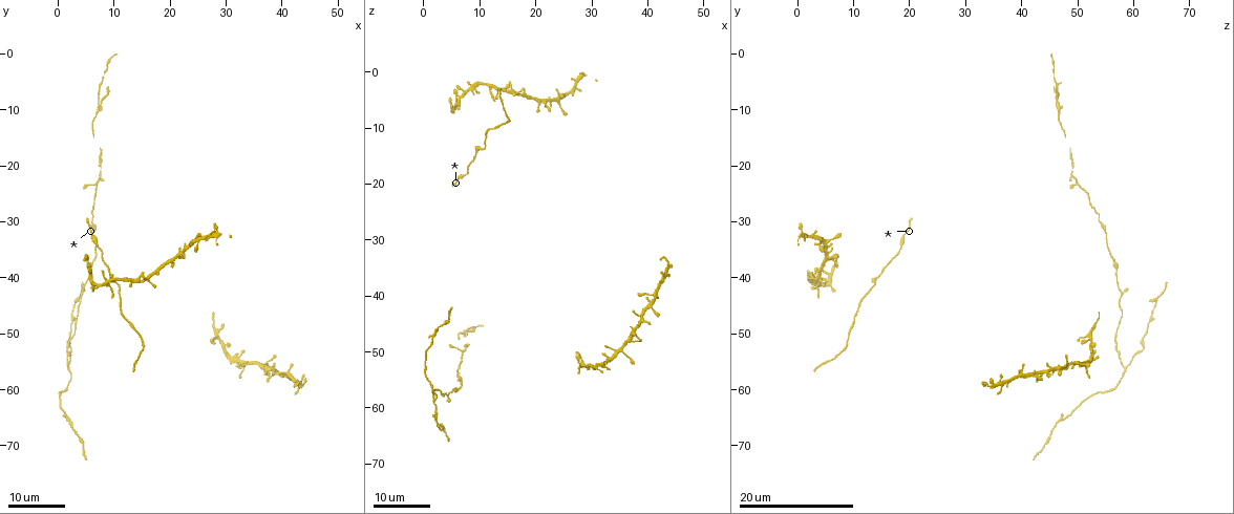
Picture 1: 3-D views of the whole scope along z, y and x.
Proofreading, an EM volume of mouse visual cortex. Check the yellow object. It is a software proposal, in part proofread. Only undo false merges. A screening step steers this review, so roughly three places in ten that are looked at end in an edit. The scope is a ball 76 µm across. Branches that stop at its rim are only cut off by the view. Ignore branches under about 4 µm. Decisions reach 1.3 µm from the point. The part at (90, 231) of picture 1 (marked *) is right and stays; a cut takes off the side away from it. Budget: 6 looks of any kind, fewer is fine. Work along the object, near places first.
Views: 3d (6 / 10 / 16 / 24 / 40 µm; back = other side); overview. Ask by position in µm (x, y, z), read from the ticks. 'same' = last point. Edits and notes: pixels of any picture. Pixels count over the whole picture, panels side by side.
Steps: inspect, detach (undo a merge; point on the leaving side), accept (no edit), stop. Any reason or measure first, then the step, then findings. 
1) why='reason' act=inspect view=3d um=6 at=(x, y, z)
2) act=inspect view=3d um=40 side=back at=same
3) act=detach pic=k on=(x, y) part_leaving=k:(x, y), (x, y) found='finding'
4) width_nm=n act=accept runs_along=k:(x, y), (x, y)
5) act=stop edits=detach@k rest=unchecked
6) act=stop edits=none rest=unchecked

act=inspect view=3d um=24 at=(15.5, 52.5, 8.5)

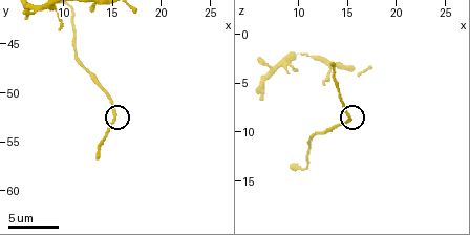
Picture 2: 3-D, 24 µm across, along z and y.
why='zoom in' act=inspect view=3d um=10 at=(15.2, 52.0, 8.6)

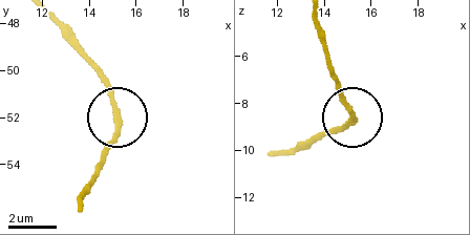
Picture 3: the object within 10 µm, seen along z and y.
act=accept runs_along=3:(45, 17), (110, 95), (118, 131), (106, 159) found='all the same neuron'

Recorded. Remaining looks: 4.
why='three arms meet' act=inspect view=3d um=24 at=(1.5, 56.0, 58.5)

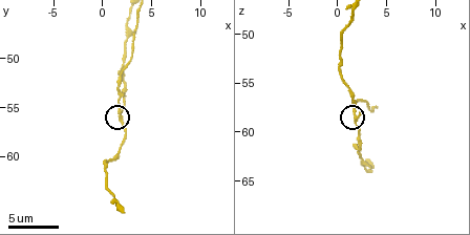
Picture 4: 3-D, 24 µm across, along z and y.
act=inspect view=3d um=6 at=(2.0, 56.0, 58.4)

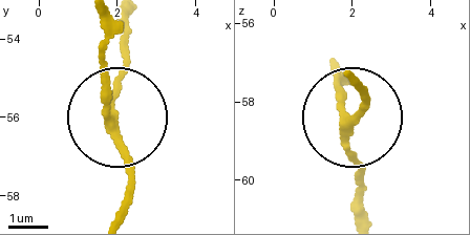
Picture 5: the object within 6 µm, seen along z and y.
side_arm_um=19 act=accept runs_along=5:(104, 24), (104, 94), (113, 111), (124, 18) found='all the same neuron'

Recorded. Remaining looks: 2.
why='arms run side by side' act=inspect view=3d um=24 at=(4.0, 43.5, 57.5)

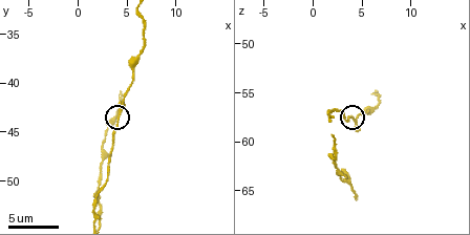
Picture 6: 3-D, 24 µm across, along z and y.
why='closer look' act=inspect view=3d um=10 at=same

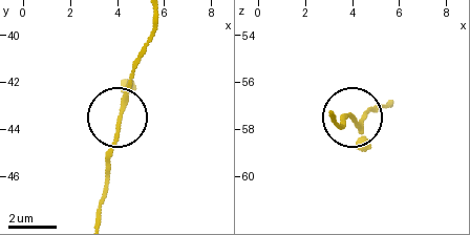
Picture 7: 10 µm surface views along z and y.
width_nm=140 act=accept runs_along=7:(158, 18), (126, 90), (104, 173) found='continuous, no second neuron'

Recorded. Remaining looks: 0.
act=stop edits=none rest=unchecked

